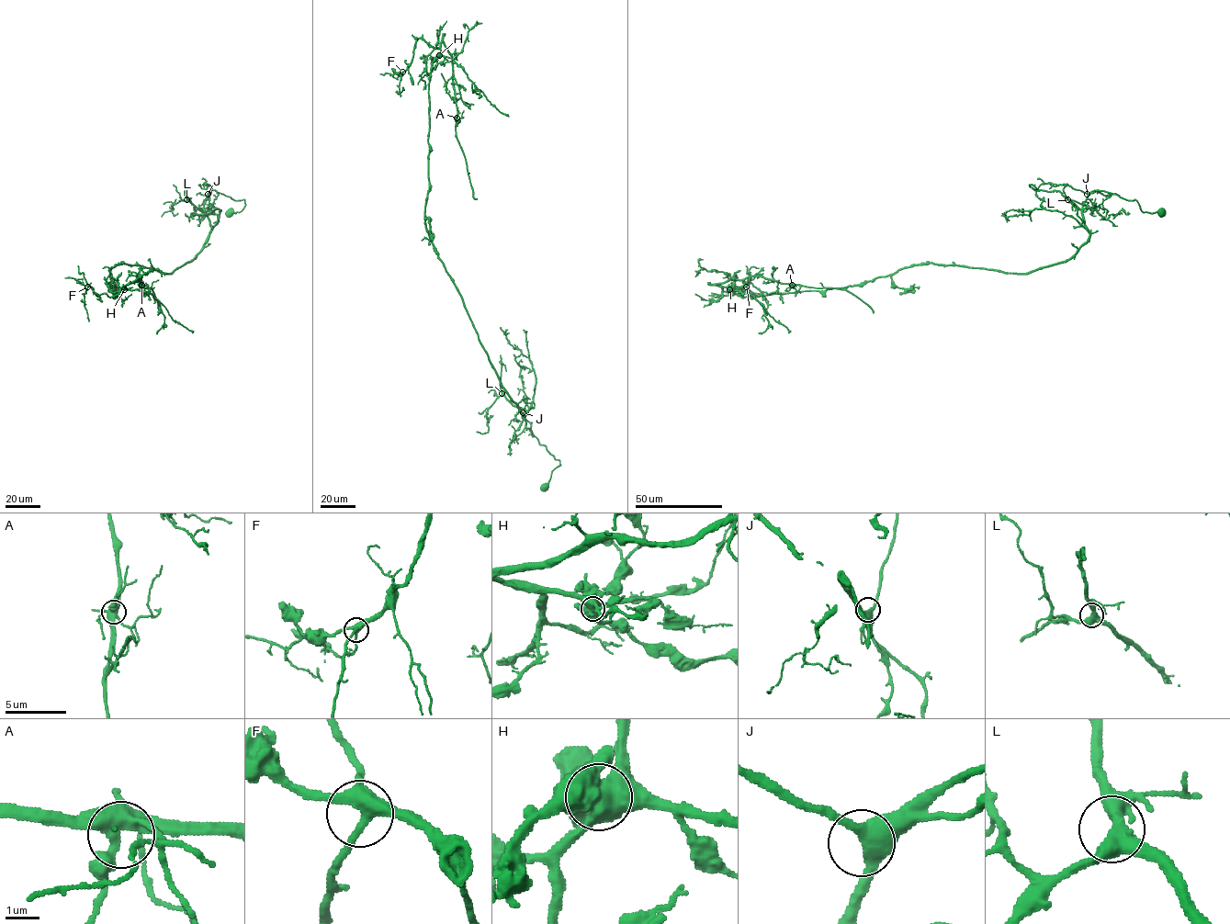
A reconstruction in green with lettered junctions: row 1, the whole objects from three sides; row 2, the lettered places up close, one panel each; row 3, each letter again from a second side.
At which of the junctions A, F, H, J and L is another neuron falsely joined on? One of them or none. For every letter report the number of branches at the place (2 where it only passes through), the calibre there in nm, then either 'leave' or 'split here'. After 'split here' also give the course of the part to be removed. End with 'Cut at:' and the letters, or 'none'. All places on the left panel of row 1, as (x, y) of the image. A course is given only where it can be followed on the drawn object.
A: 5 | 480 nm | leave
F: 4 | 400 nm | leave
H: 5 | 700 nm | split here | (124, 289), (138, 276), (141, 287), (152, 289), (162, 312)
J: 3 | 440 nm | leave
L: 4 | 400 nm | leave
Cut at: H

